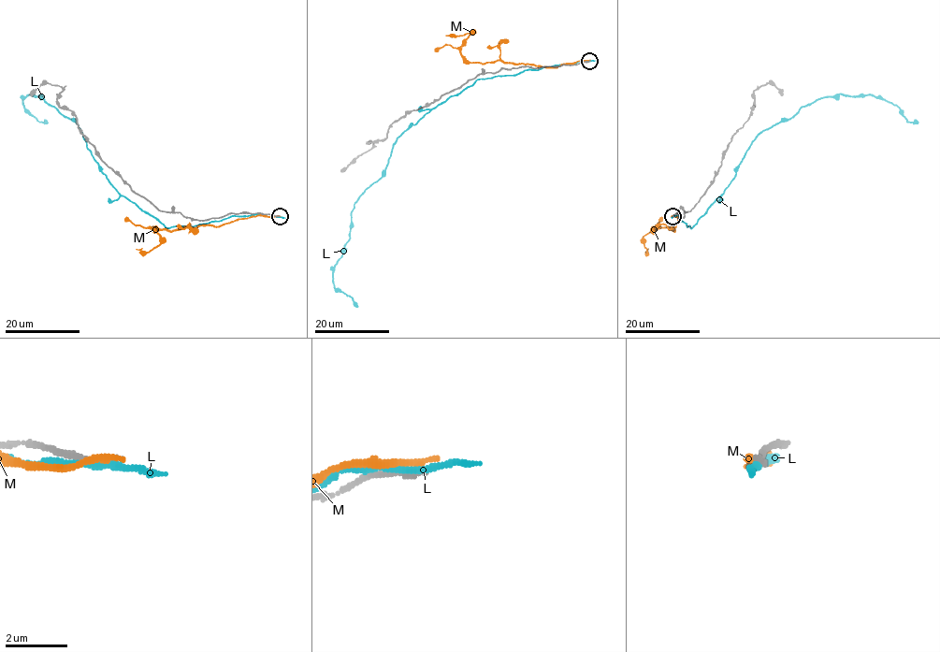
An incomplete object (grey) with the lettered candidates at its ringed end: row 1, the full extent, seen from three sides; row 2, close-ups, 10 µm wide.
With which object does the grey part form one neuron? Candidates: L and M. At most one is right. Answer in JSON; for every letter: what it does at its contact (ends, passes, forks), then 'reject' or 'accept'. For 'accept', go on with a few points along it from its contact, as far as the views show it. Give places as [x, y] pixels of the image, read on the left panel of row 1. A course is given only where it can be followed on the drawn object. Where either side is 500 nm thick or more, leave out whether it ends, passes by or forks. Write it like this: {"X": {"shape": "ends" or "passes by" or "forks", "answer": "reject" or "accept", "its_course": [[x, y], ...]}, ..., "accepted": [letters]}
{"L": {"shape": "passes by", "answer": "reject"}, "M": {"shape": "ends", "answer": "reject"}, "accepted": []}

